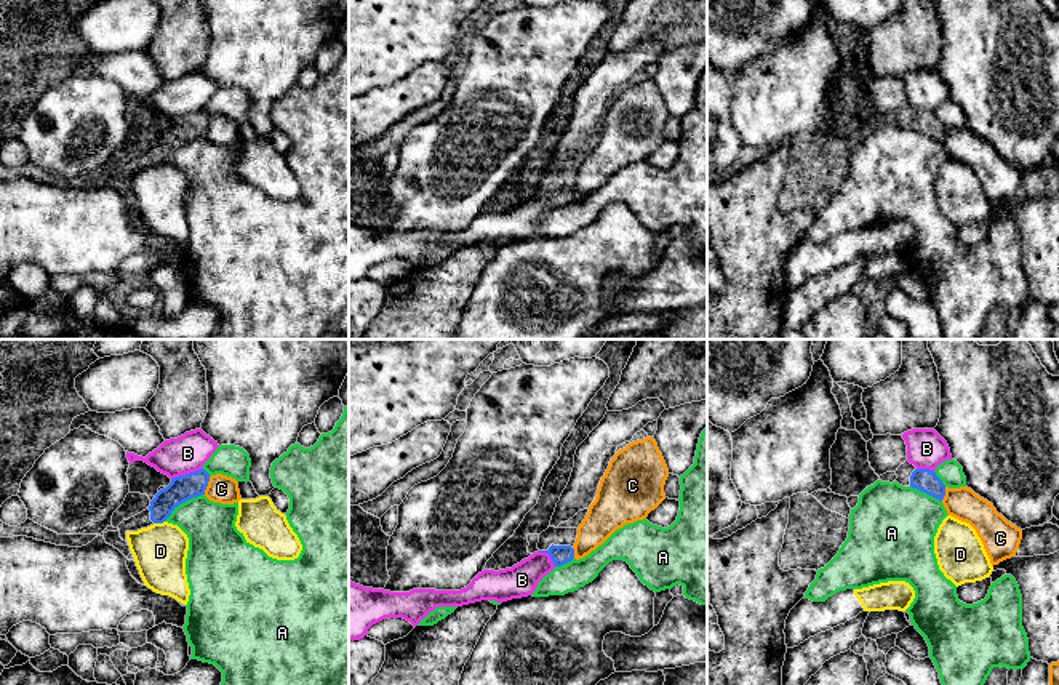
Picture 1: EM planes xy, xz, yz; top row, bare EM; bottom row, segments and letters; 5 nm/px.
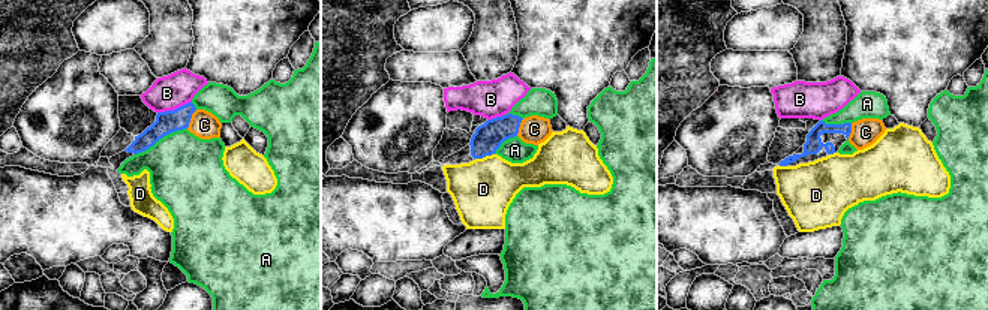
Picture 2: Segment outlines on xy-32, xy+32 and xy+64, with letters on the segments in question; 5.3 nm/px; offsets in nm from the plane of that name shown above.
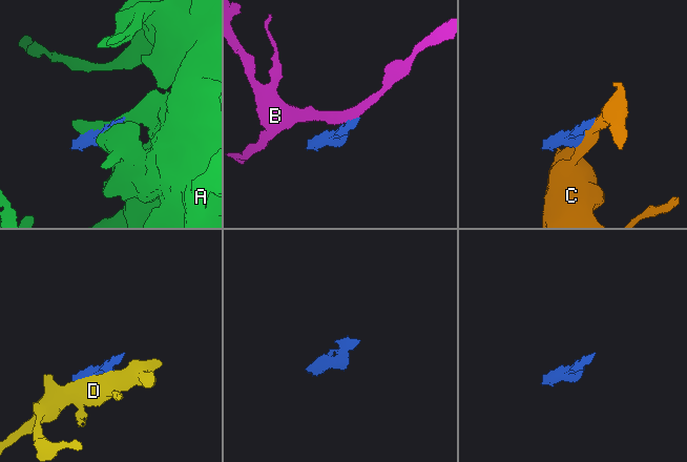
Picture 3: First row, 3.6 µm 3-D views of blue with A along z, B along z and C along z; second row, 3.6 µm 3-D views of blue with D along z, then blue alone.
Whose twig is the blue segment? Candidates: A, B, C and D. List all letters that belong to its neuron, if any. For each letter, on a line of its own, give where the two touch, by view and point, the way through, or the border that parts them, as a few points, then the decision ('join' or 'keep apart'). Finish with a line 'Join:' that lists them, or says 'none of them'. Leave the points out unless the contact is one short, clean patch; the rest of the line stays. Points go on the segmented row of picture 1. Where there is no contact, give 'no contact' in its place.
A: meets blue in xy at (183, 501); keep apart
B: meets blue in xy at (186, 474); border along xy (200, 468), (171, 479); keep apart
C: meets blue in xy at (207, 485); keep apart
D: meets blue in xy at (159, 522); keep apart
Join: none of them

